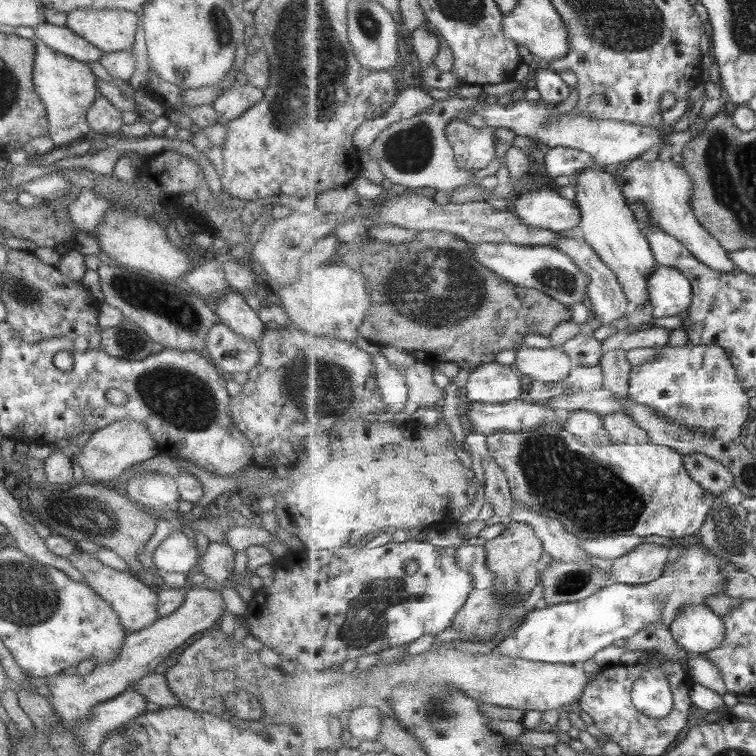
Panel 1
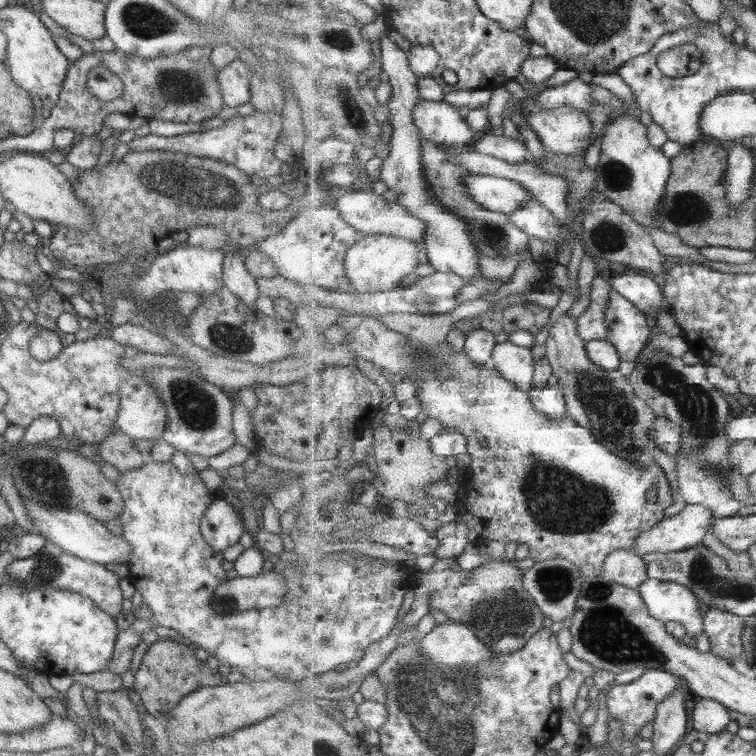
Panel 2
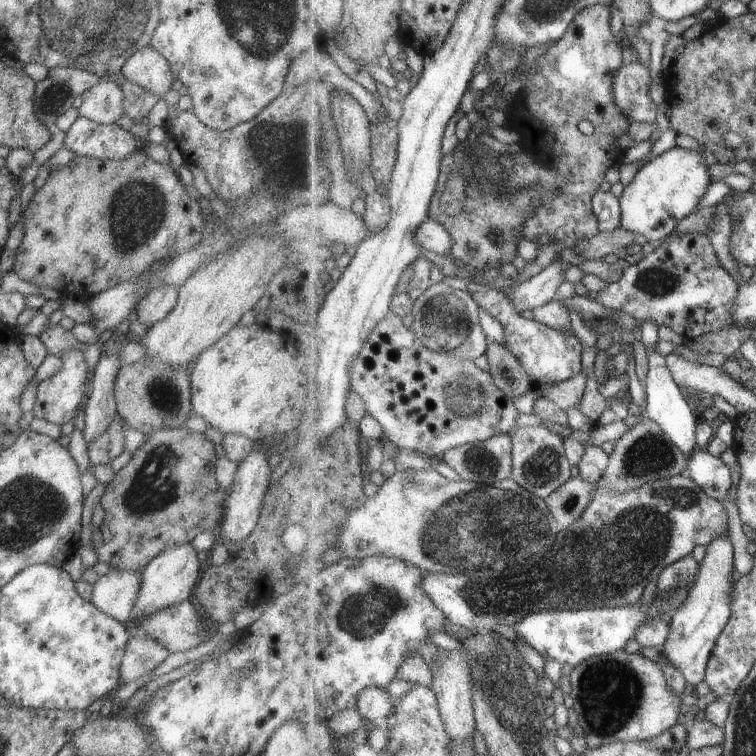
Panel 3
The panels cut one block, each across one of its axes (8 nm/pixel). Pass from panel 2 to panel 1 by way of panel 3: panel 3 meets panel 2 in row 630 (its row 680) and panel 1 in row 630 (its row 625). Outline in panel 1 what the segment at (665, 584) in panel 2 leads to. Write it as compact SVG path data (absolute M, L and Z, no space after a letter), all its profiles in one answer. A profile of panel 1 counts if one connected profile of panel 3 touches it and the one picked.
M690 604L683 608L671 629L676 640L692 654L720 648L728 634L724 617L706 604Z

